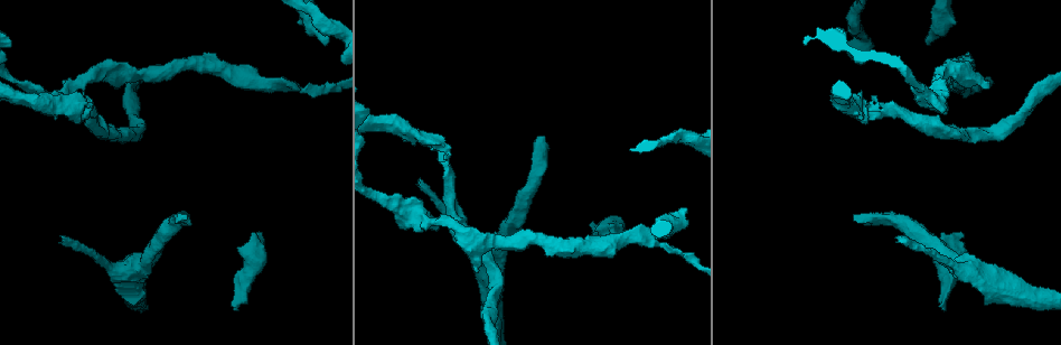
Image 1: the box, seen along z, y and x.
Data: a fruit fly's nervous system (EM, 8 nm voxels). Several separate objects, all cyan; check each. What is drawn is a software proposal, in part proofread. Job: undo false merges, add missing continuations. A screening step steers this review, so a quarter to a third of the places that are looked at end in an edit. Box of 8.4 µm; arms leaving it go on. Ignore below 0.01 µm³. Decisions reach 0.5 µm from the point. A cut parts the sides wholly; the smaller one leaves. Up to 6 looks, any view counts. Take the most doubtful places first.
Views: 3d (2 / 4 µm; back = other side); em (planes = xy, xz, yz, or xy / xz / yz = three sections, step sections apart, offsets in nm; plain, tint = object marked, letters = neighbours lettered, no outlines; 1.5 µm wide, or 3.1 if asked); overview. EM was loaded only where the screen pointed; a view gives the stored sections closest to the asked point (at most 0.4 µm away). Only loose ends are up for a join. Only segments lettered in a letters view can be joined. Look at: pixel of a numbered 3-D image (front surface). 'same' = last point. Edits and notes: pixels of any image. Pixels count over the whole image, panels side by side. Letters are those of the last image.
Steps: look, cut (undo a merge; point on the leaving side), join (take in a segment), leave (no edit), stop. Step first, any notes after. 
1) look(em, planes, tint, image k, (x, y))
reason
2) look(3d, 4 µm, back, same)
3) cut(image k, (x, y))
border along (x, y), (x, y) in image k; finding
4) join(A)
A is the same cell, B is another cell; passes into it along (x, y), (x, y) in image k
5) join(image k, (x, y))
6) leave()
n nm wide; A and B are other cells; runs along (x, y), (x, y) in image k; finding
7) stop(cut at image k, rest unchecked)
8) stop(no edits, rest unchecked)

look(3d, 4 µm, back, image 1, (593, 225))
end of a long branch

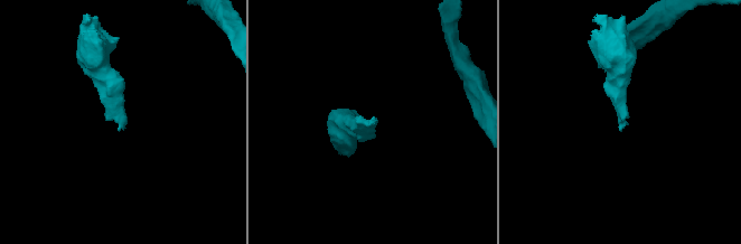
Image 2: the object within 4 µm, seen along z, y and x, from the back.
look(em, planes, plain, image 2, (374, 123))
shape alone is not enough

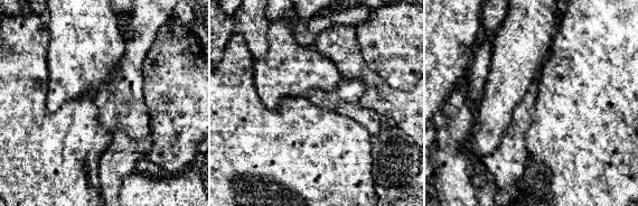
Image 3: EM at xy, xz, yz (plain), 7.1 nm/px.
look(em, planes, letters, same)
what lies round it

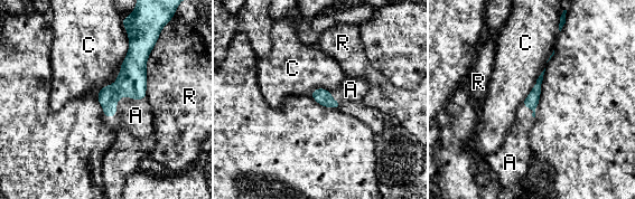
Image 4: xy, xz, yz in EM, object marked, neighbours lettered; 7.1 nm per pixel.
join(A)
A is the same cell, C and R are other cells; the cell continues

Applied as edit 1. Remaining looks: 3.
look(em, planes, letters, image 1, (855, 218))
end of a long branch

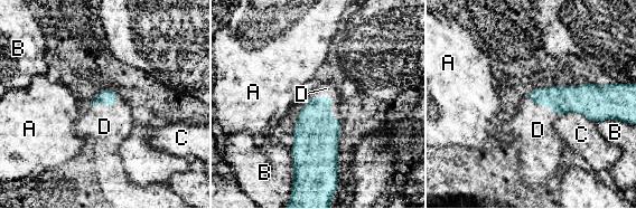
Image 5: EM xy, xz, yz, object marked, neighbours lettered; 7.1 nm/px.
join(D)
D is the same cell, A, B and C are other cells; passes into it along (561, 98), (542, 103), (538, 130) in image 5; the cell continues

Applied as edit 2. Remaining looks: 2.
stop(join at image 4, join at image 5, rest unchecked)

